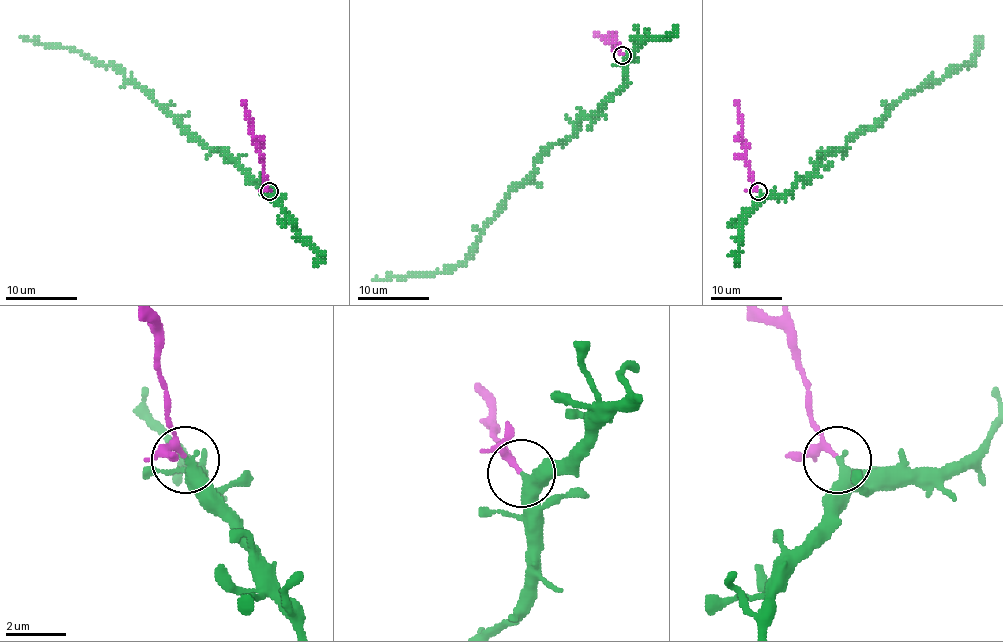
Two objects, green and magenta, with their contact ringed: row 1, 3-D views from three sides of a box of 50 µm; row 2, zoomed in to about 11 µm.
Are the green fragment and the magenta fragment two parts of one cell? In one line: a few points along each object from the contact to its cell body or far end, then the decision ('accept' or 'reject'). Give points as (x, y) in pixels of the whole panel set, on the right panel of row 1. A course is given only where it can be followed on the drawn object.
green via (757, 191), (788, 193), (825, 156), (874, 127), (897, 102), (969, 64), (981, 37) | magenta via (757, 190), (752, 181), (736, 100) | reject

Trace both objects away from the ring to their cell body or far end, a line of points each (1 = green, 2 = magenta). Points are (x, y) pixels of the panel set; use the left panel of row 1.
1: (270, 191), (225, 156), (195, 139), (180, 122), (112, 64), (94, 64), (73, 50), (21, 37)
2: (270, 190), (264, 181), (250, 114), (243, 100)

